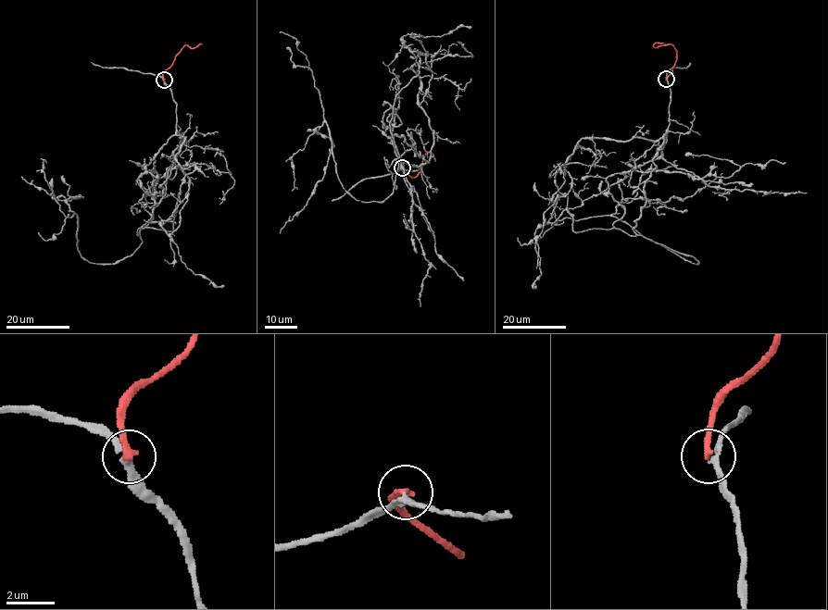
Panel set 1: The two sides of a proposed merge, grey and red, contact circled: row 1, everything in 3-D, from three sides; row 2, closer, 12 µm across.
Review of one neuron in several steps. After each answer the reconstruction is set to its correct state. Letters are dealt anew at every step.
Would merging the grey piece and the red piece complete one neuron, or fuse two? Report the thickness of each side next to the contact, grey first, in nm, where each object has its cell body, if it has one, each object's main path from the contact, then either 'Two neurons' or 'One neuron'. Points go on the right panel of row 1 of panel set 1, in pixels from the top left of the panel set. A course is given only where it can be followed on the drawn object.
Thickness 240 nm (grey) against 280 nm. Soma of grey: none. Soma of red: none. Course of grey: (666, 80), (669, 125), (633, 230), (697, 264), (612, 215), (623, 199), (685, 199), (717, 178). Course of red: (666, 80), (666, 73), (675, 63), (677, 51), (671, 43), (654, 47), (656, 43), (663, 43). Two neurons

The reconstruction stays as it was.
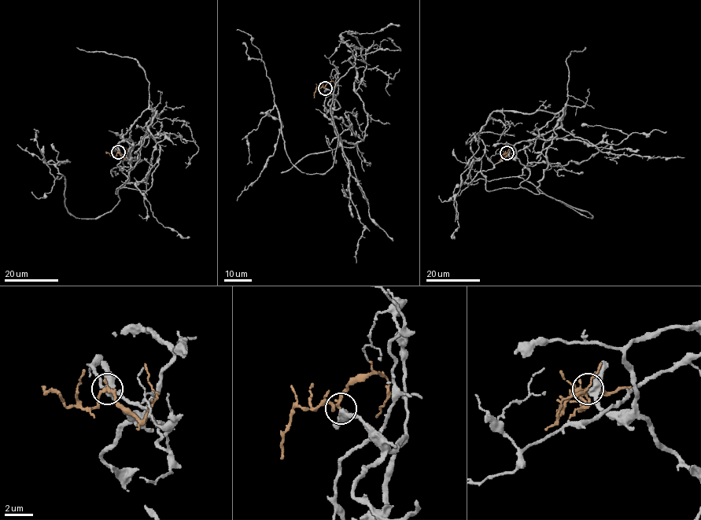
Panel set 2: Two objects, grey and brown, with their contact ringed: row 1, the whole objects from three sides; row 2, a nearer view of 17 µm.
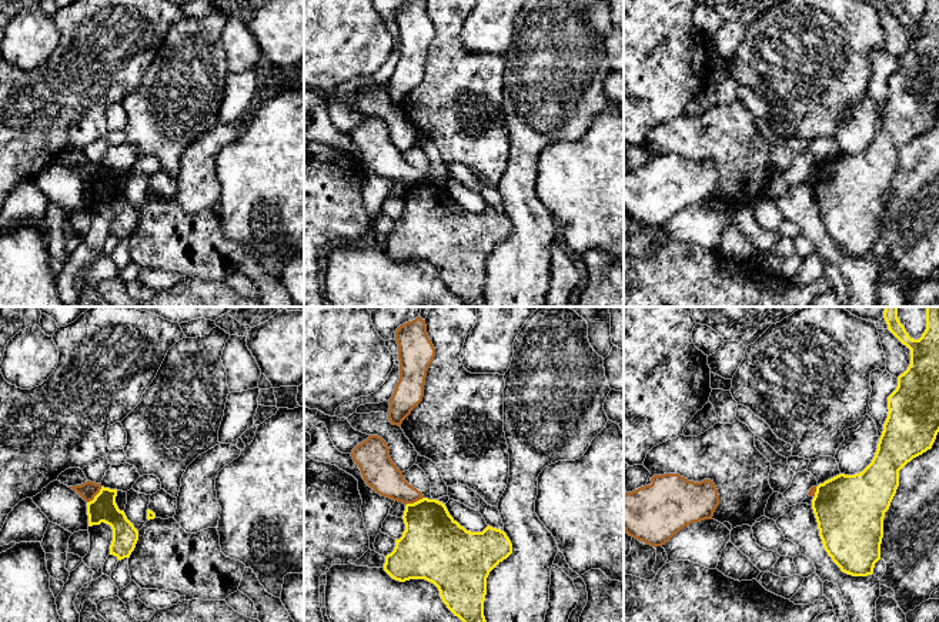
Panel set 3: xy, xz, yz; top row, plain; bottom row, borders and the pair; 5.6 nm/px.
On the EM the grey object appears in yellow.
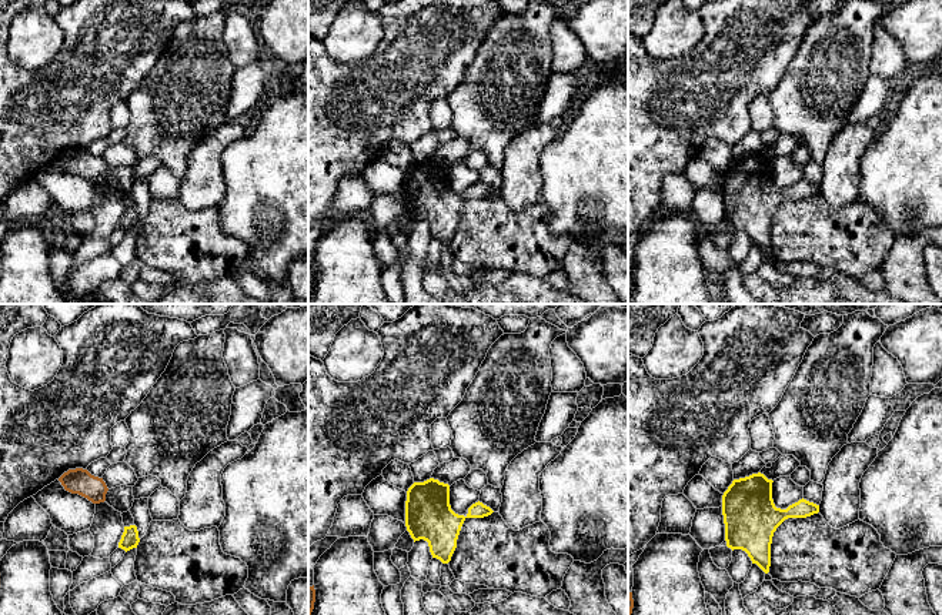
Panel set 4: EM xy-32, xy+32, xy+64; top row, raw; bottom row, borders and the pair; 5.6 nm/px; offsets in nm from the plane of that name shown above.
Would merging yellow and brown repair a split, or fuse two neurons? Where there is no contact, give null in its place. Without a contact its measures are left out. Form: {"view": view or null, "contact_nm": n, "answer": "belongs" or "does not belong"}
{"view": "xy", "contact_nm": 130, "answer": "does not belong"}

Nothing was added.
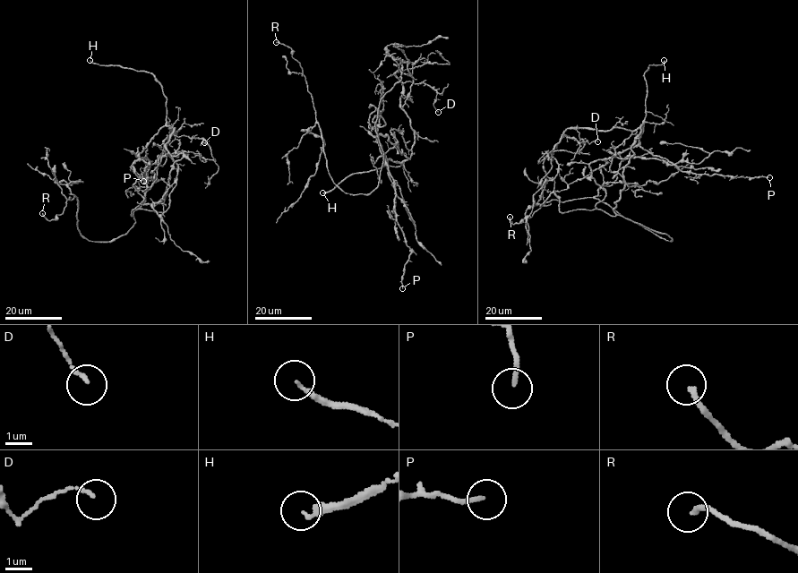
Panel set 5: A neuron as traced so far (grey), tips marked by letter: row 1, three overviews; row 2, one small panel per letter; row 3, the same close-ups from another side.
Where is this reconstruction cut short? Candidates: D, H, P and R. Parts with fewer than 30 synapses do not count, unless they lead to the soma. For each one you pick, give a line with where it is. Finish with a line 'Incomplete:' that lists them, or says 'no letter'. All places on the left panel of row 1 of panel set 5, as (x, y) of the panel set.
H: Place: (90, 60)
Incomplete: H

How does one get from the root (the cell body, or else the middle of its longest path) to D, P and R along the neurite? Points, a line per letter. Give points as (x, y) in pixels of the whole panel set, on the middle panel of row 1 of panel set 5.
D: (383, 154), (379, 103), (400, 80), (403, 61), (412, 67), (395, 73), (432, 86), (438, 112)
P: (383, 154), (374, 124), (381, 116), (385, 124), (373, 121), (378, 109), (369, 124), (410, 249), (402, 288)
R: (383, 154), (378, 185), (370, 192), (349, 194), (333, 182), (303, 69), (289, 47), (276, 42)

